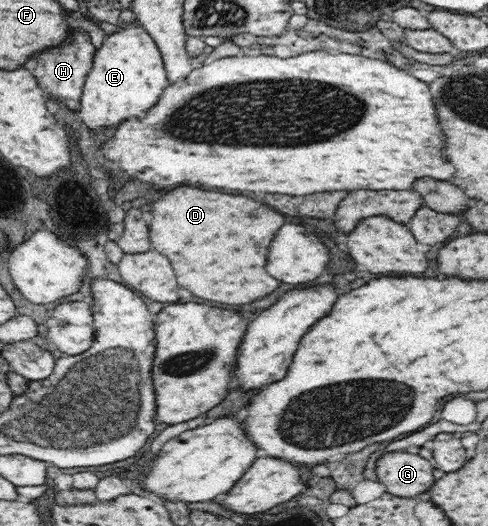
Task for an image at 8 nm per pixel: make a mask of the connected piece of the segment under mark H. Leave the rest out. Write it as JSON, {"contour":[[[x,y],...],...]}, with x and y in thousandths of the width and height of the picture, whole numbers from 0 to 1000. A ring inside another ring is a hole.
{"contour":[[[178,61],[162,67],[158,74],[141,74],[121,89],[105,89],[88,101],[80,101],[80,127],[72,146],[80,150],[80,162],[90,181],[98,188],[125,190],[145,209],[158,205],[160,194],[166,192],[168,165],[174,162],[178,141],[186,131],[193,101],[197,99],[186,70]]]}

